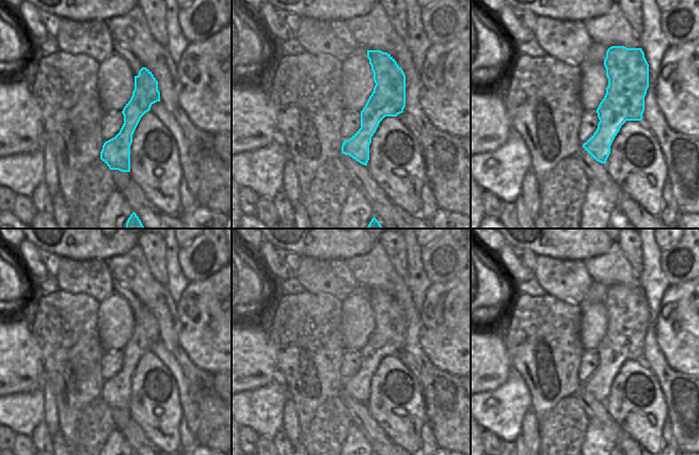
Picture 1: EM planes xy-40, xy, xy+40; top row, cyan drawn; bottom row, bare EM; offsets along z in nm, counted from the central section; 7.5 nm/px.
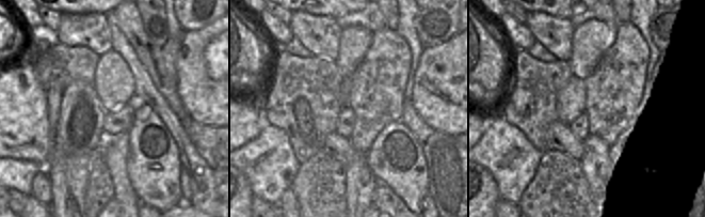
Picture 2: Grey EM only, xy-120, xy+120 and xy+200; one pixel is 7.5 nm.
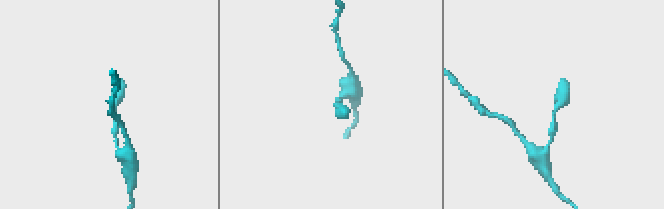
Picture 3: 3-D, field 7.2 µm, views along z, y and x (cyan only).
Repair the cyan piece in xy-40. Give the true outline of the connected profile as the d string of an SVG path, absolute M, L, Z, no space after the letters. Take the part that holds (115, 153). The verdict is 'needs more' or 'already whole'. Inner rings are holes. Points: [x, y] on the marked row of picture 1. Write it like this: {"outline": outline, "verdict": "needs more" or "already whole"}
{"outline": "M146 67L134 76L134 90L130 100L124 107L124 124L120 132L106 141L100 152L100 159L110 170L130 172L130 145L132 135L141 117L150 110L153 104L160 101L158 81Z", "verdict": "already whole"}

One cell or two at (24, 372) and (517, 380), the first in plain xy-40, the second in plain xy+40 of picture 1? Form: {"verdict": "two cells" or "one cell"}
{"verdict": "two cells"}

